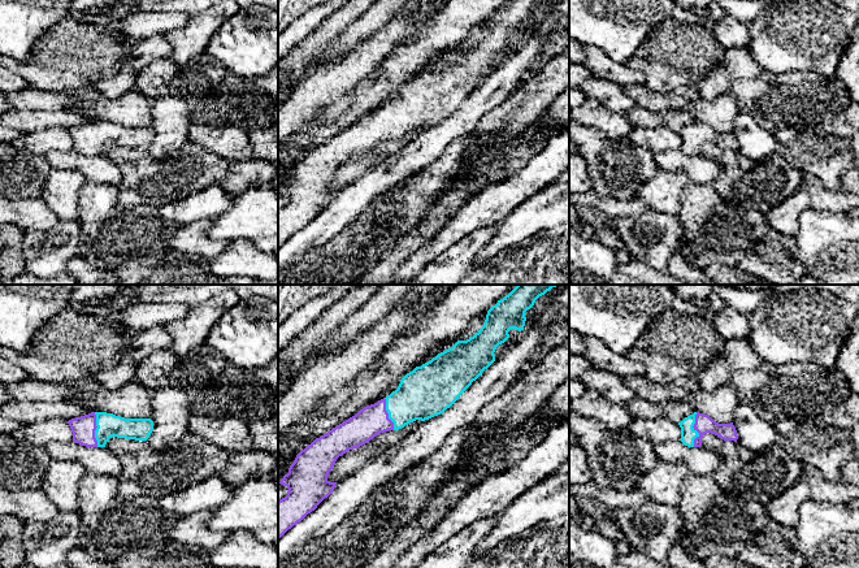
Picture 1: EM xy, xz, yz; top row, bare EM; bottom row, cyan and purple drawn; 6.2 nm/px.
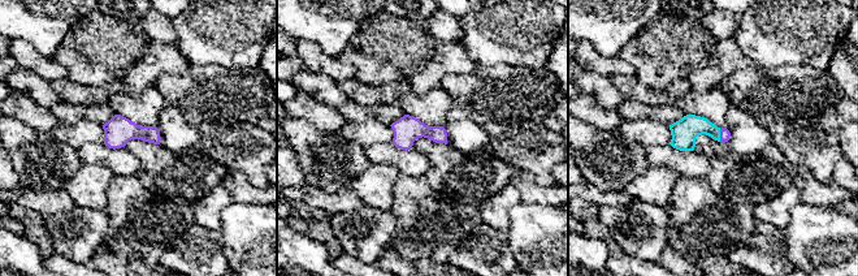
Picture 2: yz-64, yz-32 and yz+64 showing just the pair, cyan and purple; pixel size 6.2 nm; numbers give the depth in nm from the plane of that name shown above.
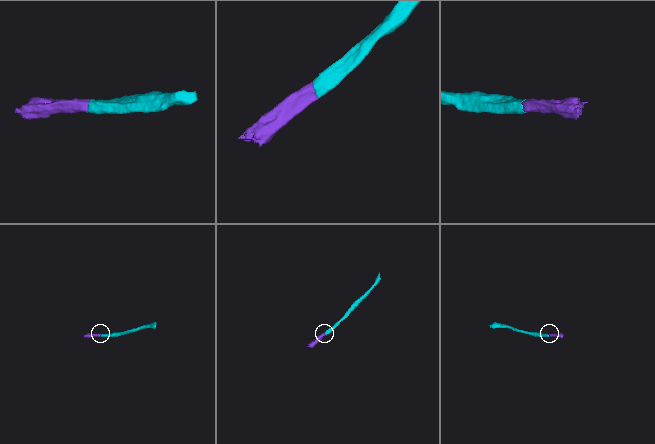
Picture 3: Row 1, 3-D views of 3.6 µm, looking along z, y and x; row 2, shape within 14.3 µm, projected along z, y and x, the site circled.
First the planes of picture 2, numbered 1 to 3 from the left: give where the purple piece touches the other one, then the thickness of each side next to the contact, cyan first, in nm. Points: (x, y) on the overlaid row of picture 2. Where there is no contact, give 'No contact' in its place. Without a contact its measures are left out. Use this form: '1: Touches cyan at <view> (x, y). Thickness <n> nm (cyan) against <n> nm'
1: No contact
2: No contact
3: Touches cyan at yz+64 (719, 134). Thickness 160 nm (cyan) against 60 nm

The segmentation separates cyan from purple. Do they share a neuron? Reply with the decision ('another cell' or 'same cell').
same cell

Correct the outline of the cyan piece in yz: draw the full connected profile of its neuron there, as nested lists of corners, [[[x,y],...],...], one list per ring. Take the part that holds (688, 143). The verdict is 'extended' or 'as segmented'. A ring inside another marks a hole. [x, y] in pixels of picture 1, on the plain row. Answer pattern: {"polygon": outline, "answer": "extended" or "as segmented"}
{"polygon": [[[694,121],[678,131],[681,136],[681,151],[687,156],[700,156],[704,143],[711,142],[720,146],[724,149],[737,151],[737,139],[730,133],[719,133],[708,123]]], "answer": "extended"}

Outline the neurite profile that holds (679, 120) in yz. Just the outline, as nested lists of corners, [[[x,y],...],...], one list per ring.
[[[638,105],[634,107],[625,116],[637,127],[667,126],[677,133],[695,121],[691,113],[689,113],[686,109],[668,109],[665,112],[652,112]]]

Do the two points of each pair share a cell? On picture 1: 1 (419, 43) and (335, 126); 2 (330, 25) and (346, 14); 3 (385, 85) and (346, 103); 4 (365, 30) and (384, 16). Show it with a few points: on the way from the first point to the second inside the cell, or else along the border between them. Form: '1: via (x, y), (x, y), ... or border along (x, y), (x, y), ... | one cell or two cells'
1: via (400, 65), (358, 111) | one cell
2: via (334, 25), (342, 18) | one cell
3: border along (376, 77), (376, 81), (363, 90), (348, 108) | two cells
4: via (369, 26), (380, 16) | one cell

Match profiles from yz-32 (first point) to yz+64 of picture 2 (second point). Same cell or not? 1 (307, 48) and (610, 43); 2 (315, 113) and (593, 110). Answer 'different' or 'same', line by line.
1: different
2: same

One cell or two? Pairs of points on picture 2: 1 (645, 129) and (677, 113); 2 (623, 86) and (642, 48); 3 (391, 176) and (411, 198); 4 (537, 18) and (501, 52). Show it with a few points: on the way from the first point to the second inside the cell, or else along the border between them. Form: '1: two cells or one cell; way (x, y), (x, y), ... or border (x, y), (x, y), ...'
1: two cells; border (629, 117), (653, 119), (668, 126)
2: two cells; border (635, 74), (644, 85), (662, 89)
3: two cells; border (402, 176), (394, 186), (393, 205), (389, 210)
4: one cell; way (528, 27), (510, 43)

